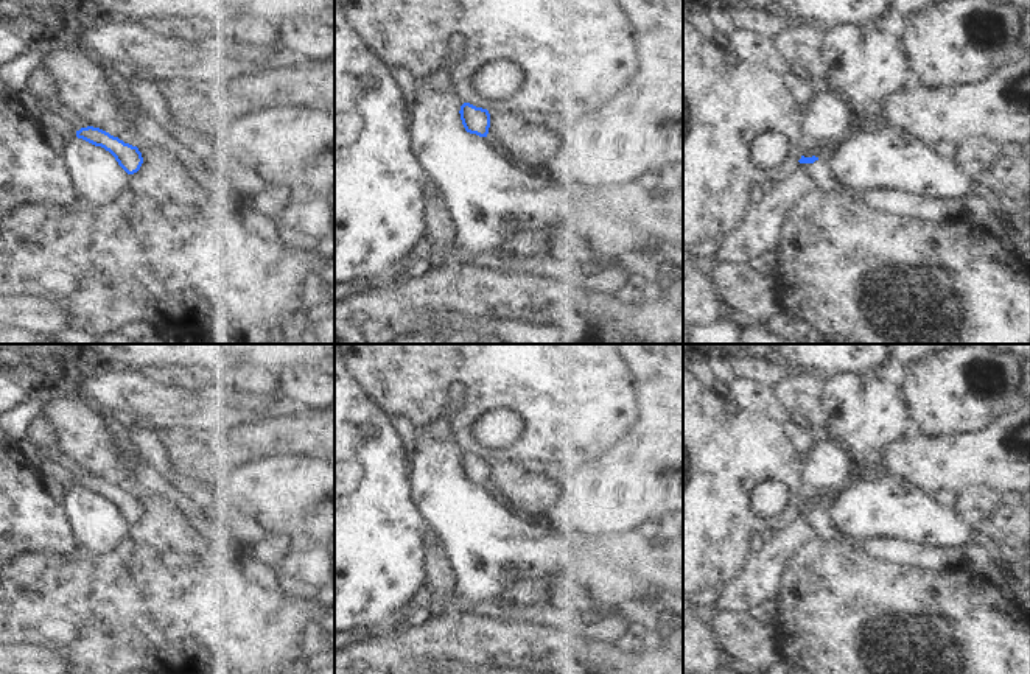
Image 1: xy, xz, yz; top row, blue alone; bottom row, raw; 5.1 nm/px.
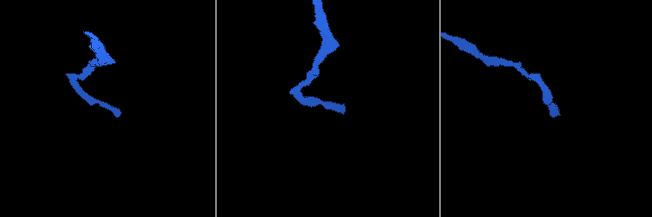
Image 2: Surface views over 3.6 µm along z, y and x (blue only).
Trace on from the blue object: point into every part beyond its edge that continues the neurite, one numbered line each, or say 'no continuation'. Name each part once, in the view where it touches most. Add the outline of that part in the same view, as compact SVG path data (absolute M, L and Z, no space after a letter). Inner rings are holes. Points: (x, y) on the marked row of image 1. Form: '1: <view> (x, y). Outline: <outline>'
1: yz (901, 204). Outline: M828 159L815 160L811 165L811 173L820 191L856 198L870 209L887 215L915 218L920 221L941 221L958 216L968 218L968 210L962 199L930 198L898 190L853 191L837 181Z

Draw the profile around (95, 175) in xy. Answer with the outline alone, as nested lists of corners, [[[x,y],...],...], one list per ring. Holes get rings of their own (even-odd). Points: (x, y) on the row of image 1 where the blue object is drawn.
[[[75,137],[64,145],[62,159],[73,188],[86,202],[104,205],[126,190],[129,174],[101,146]]]

